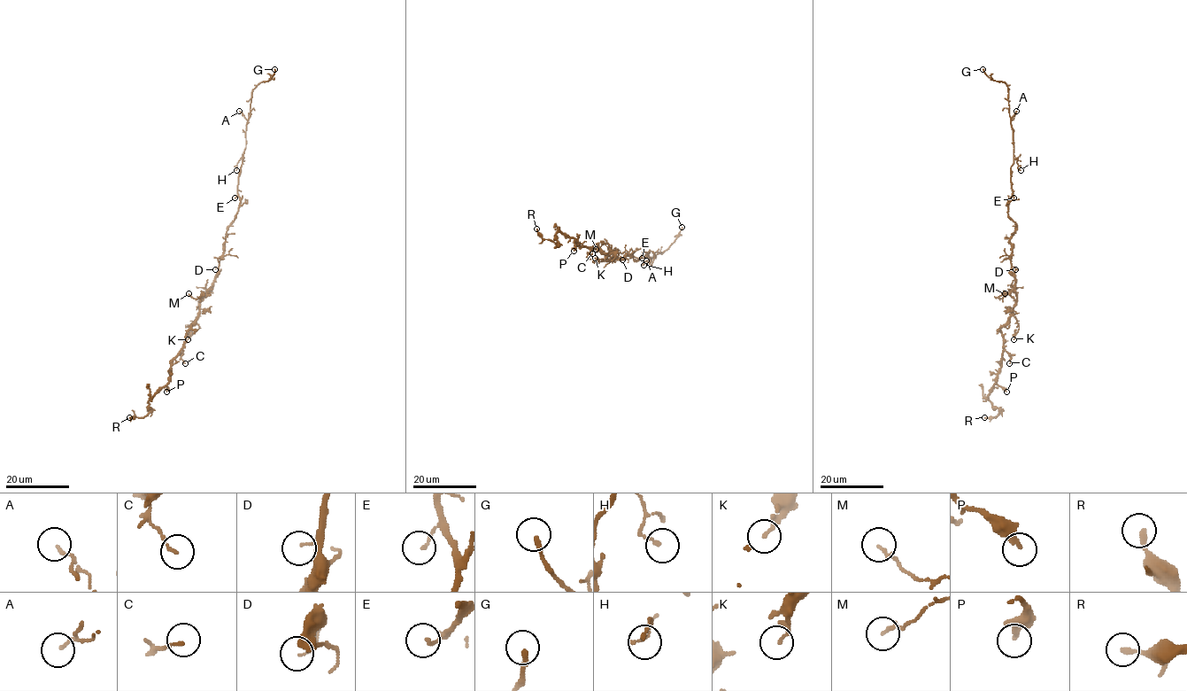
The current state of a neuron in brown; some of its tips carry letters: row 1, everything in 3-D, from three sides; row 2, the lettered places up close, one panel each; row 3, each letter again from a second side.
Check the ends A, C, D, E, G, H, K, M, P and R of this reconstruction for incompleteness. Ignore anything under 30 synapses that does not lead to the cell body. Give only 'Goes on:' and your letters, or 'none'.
Goes on: G

